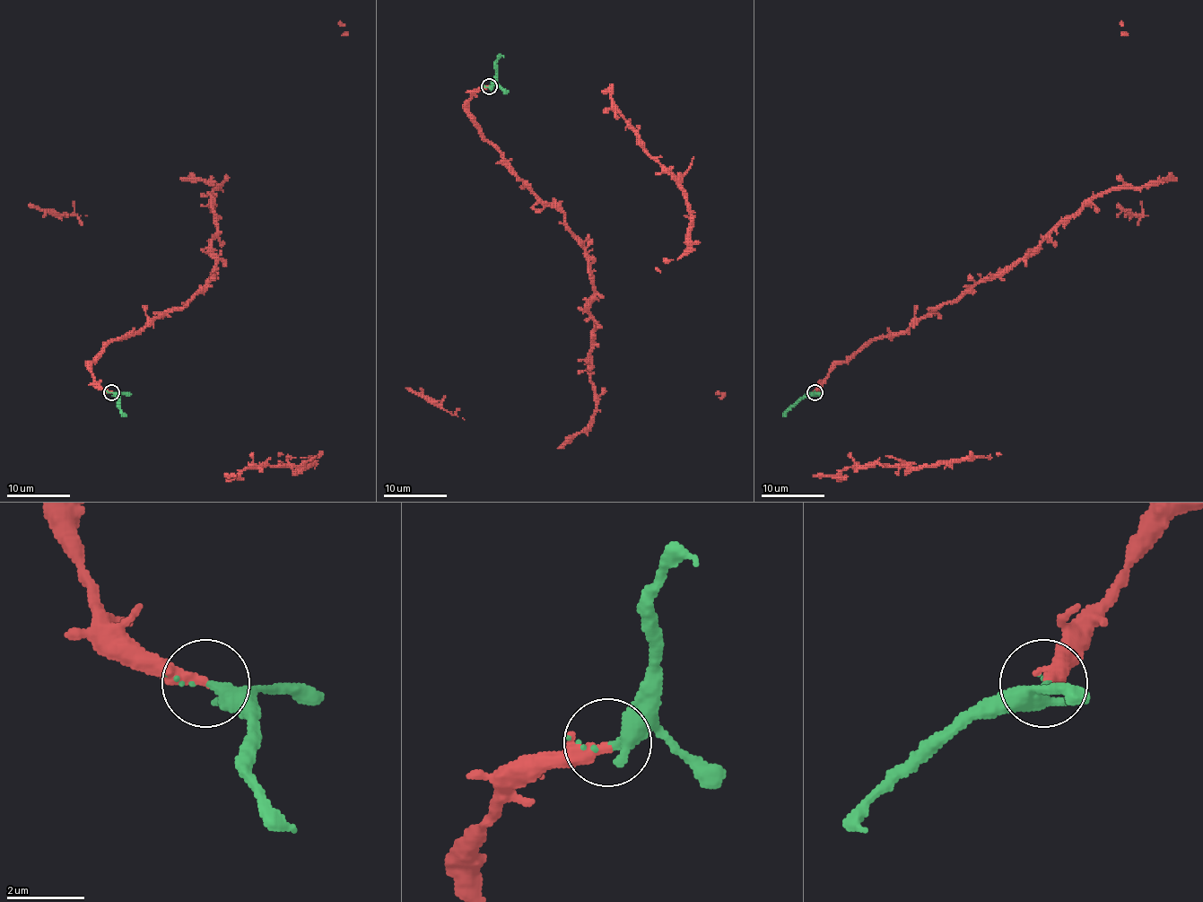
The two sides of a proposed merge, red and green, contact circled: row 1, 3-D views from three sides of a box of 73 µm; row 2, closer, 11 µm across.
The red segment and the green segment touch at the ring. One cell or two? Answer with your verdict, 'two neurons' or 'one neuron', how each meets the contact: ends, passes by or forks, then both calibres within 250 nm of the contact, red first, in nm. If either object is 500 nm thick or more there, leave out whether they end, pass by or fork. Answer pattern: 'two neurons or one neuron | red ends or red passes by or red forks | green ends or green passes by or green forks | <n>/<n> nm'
one neuron | red ends | green ends | 340/440 nm

